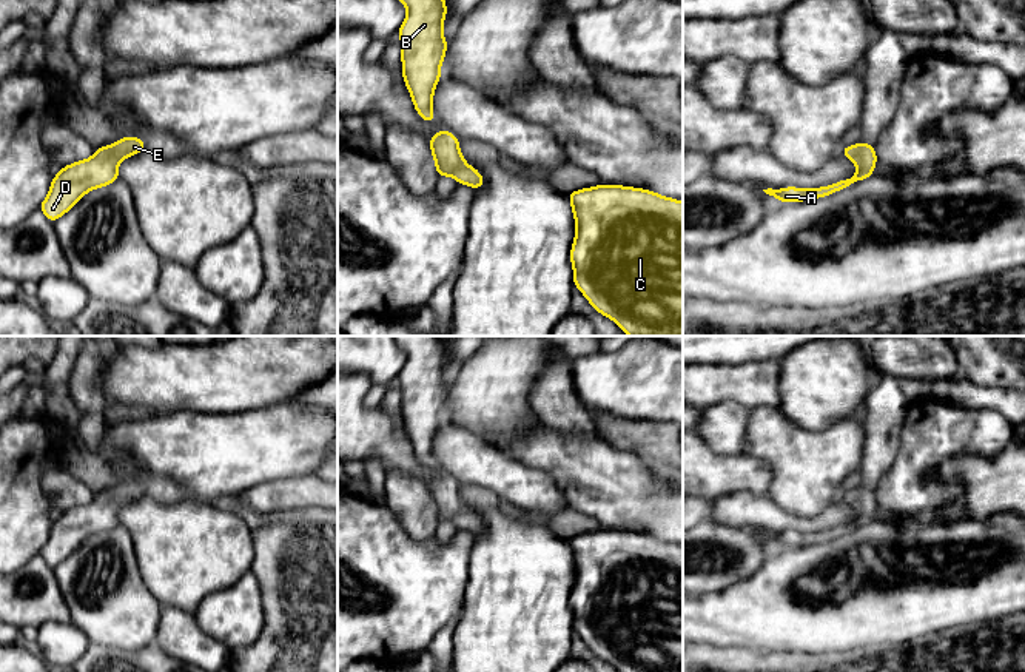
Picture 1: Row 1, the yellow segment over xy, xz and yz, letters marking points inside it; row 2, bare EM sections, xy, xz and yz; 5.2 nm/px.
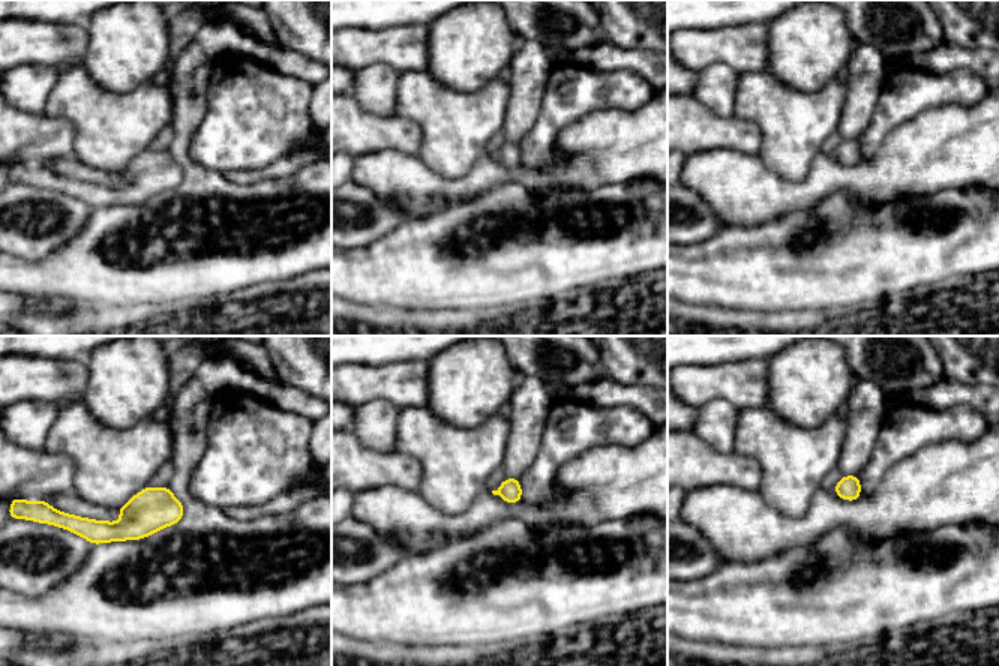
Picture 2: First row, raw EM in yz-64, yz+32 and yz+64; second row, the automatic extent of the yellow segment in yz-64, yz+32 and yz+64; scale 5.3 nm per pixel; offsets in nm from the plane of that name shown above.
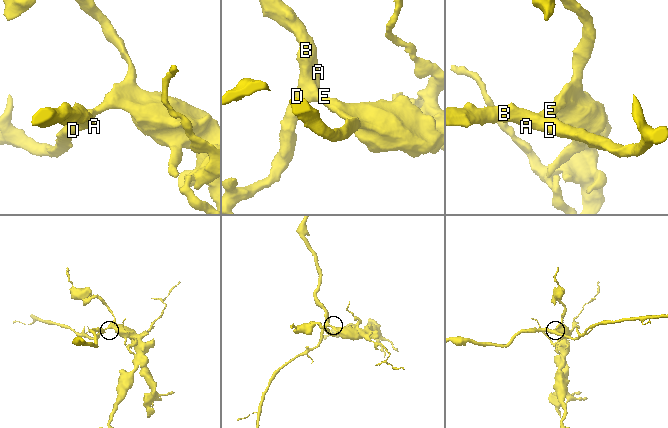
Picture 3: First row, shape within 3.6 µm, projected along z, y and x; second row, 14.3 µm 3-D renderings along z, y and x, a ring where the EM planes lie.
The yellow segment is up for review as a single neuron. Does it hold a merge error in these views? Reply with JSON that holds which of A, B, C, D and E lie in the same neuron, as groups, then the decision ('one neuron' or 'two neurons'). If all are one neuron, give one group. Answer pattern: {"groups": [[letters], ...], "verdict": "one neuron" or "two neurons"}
{"groups": [["A", "B", "C", "D", "E"]], "verdict": "one neuron"}

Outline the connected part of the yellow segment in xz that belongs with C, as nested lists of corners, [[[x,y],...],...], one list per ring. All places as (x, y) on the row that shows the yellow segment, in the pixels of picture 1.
[[[600,183],[567,194],[575,219],[573,287],[629,336],[683,336],[683,202]]]

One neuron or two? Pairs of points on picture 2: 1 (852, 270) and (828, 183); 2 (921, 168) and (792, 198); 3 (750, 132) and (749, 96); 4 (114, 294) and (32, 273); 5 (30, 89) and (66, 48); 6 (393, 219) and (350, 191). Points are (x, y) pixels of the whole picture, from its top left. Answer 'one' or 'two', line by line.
1: two
2: one
3: two
4: one
5: one
6: one

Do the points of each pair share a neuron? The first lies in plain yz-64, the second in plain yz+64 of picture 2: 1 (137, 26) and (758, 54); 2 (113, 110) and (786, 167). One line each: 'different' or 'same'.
1: different
2: same

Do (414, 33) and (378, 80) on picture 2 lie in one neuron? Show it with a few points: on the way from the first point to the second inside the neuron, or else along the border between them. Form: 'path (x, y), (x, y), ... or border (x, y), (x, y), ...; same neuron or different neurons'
path (402, 45), (380, 68); same neuron

